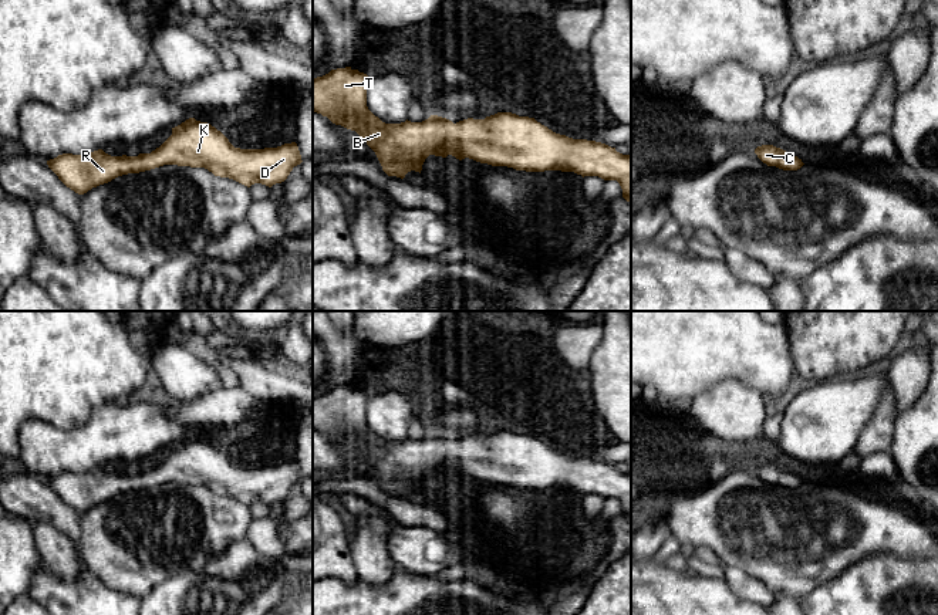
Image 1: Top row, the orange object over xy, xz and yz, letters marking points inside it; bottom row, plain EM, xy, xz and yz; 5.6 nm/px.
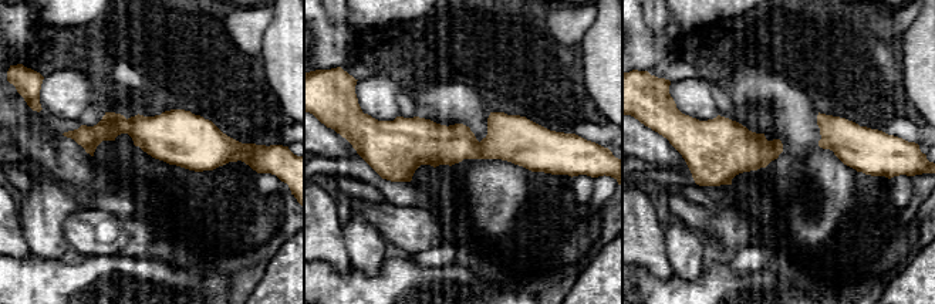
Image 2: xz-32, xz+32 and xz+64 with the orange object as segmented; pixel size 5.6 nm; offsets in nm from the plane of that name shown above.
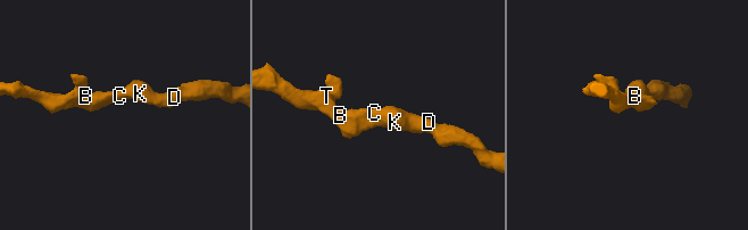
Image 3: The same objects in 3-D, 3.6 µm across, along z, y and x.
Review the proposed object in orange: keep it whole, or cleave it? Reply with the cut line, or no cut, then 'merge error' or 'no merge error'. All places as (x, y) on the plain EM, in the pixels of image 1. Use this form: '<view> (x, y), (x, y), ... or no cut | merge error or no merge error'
no cut | no merge error

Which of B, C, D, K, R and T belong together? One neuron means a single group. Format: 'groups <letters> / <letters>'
groups B C D K R T

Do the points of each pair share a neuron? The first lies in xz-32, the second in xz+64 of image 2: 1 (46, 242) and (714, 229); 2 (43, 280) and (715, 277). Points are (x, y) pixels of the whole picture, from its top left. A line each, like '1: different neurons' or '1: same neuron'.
1: different neurons
2: same neuron

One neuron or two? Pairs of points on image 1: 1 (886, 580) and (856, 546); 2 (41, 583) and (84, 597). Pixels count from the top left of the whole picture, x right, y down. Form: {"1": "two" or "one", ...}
{"1": "two", "2": "one"}

